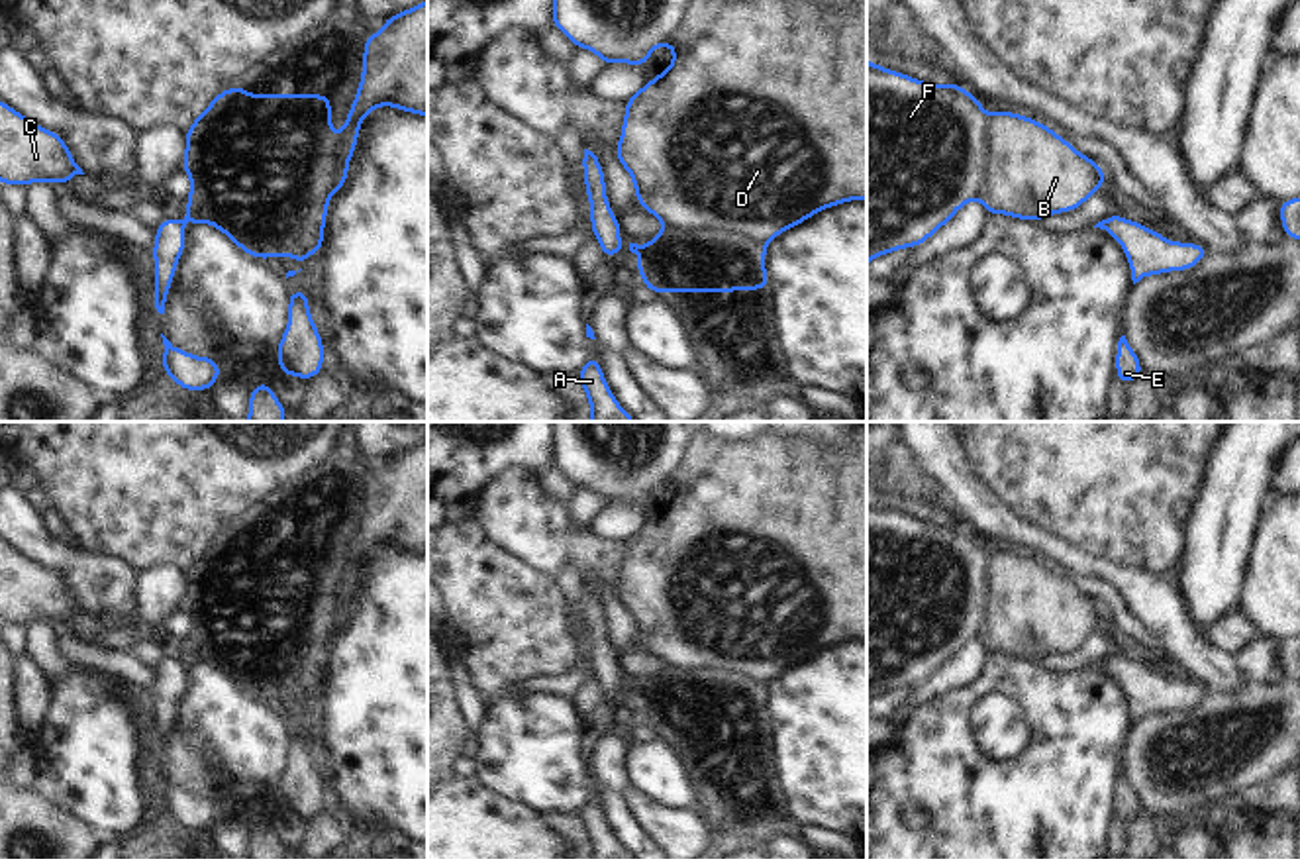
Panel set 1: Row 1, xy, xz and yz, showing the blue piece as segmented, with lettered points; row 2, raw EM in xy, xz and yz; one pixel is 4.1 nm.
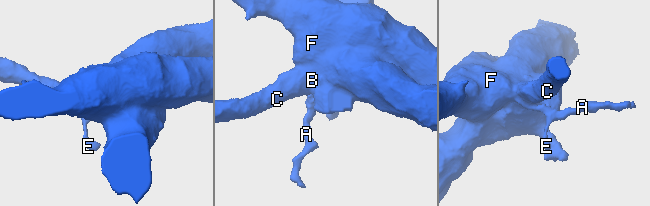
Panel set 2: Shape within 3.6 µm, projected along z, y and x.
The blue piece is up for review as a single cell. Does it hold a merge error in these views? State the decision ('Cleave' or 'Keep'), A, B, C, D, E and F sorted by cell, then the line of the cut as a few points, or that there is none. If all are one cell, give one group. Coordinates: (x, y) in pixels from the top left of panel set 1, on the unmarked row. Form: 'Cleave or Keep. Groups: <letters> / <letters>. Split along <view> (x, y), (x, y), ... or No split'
Cleave. Groups: A E F / B C D. Split along yz (989, 554), (987, 614), (975, 636).

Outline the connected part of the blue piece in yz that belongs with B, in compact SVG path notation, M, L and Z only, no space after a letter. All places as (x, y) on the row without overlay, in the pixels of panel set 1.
M988 553L986 616L976 633L986 655L1037 659L1078 649L1106 622L1104 608L1033 557Z

